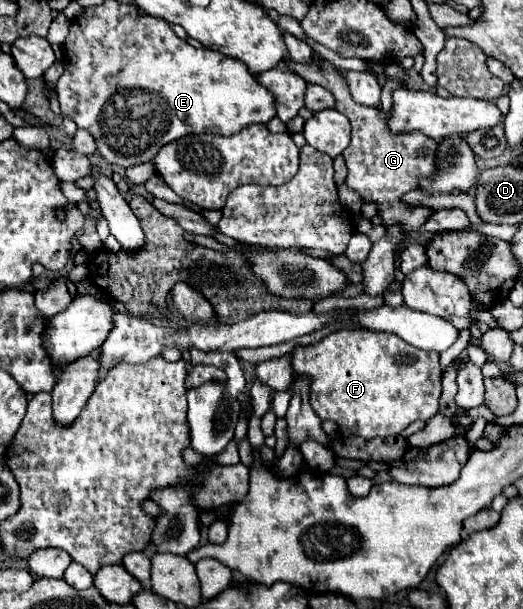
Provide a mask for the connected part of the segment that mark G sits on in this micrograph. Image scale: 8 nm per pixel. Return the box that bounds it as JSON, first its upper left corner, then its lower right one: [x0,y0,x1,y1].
[284,58,438,234]

